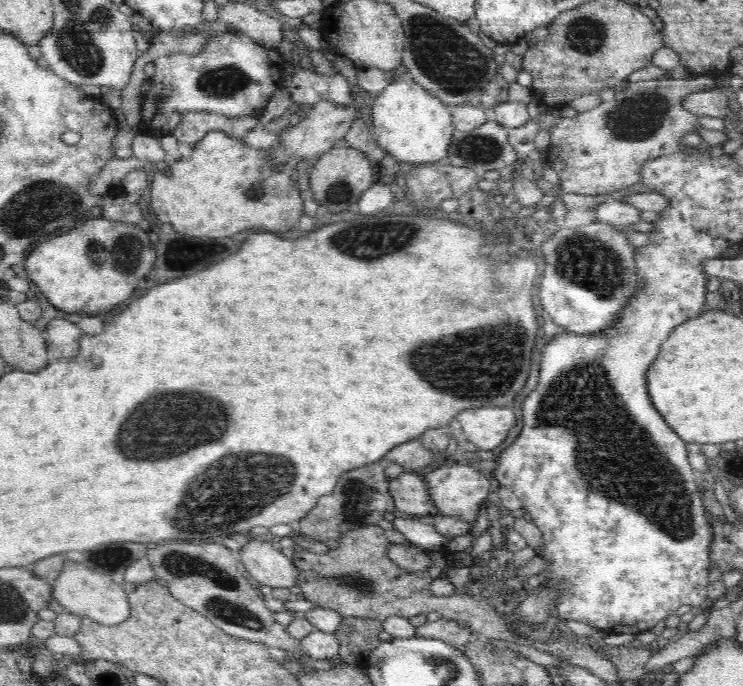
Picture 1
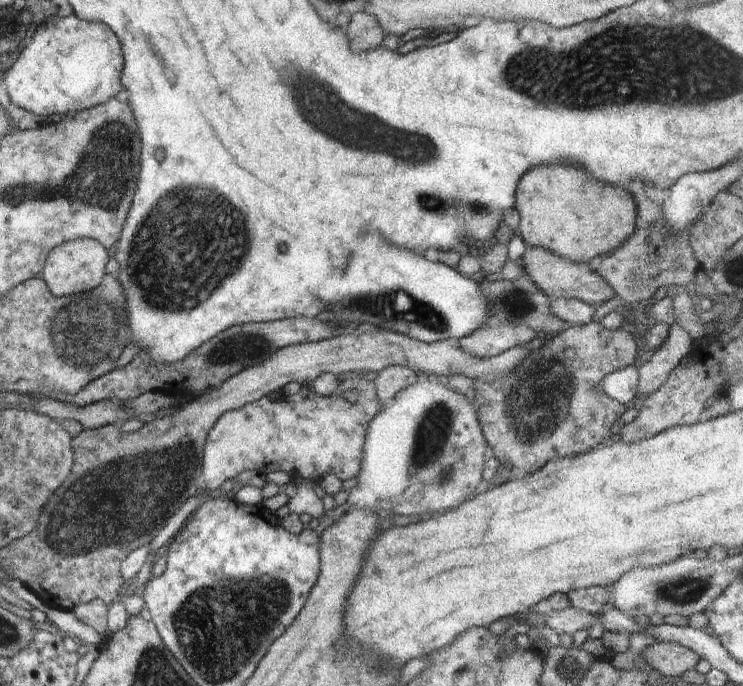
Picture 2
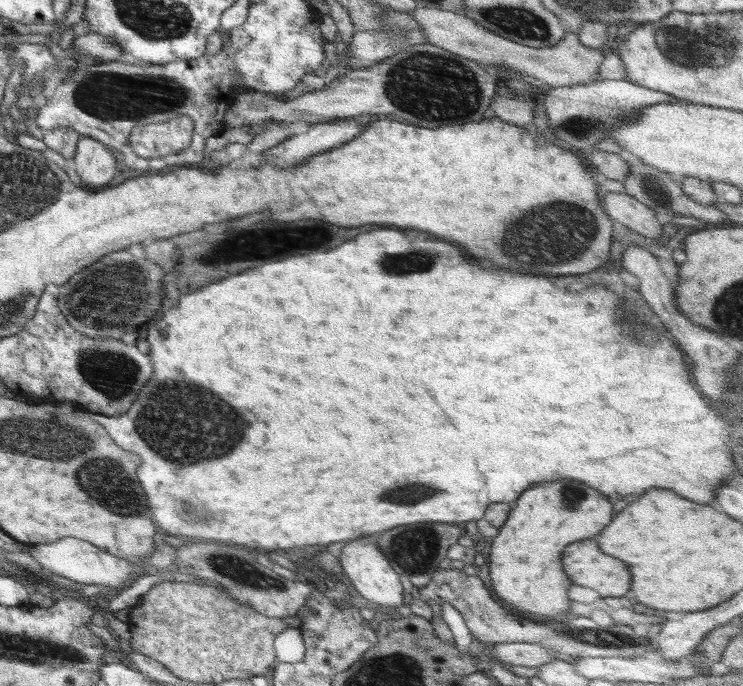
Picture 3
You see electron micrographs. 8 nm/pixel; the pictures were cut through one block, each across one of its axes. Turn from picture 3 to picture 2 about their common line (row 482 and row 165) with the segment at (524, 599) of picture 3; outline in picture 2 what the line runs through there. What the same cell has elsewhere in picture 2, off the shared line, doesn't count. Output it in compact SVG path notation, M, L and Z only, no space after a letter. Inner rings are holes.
M550 164L532 168L519 180L515 209L519 212L516 232L528 247L543 248L579 263L616 250L640 224L632 196L618 194L618 186L600 186L580 164Z

